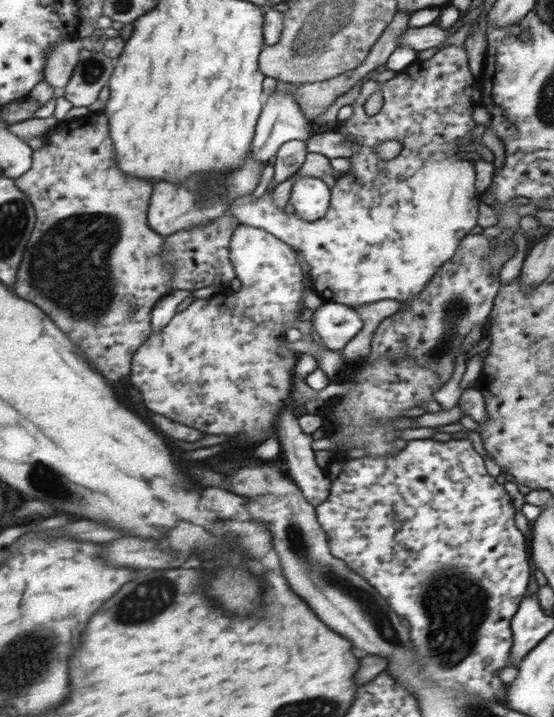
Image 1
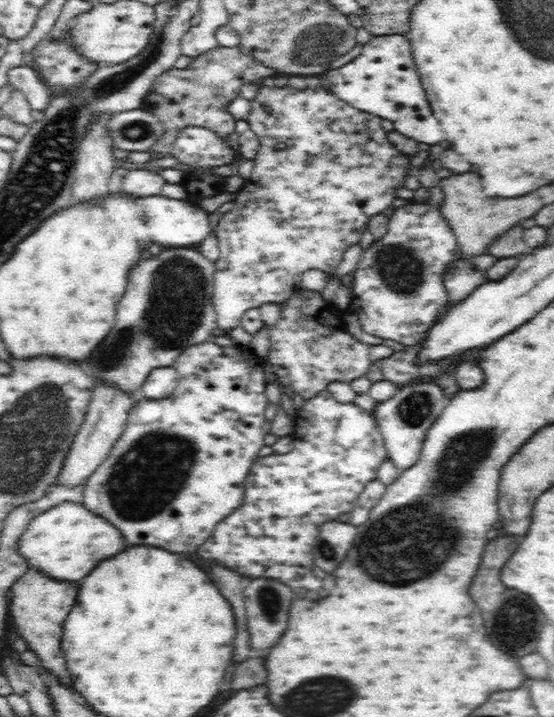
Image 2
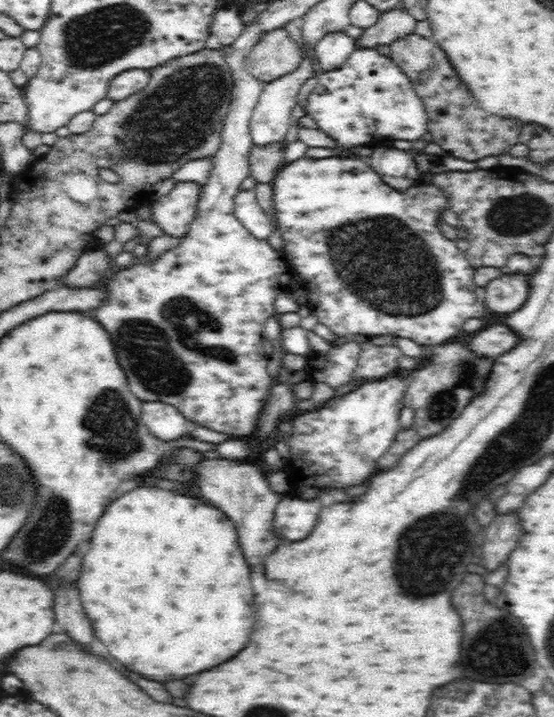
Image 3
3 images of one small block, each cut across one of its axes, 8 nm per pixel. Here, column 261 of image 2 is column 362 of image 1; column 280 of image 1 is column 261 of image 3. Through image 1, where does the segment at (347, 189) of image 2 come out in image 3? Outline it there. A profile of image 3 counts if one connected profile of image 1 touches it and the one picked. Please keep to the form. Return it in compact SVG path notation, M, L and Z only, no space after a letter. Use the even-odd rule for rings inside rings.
M239 190L234 196L234 214L244 228L258 240L268 240L272 226L254 190Z

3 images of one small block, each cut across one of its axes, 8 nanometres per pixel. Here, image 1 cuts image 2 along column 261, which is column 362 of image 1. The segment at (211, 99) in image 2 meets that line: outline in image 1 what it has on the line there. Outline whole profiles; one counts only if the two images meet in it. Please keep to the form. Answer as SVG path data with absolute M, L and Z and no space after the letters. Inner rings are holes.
M404 10L394 17L393 24L382 34L380 40L373 46L372 52L370 52L369 56L366 57L366 60L362 62L362 65L358 66L358 68L343 72L326 81L314 82L314 86L312 86L312 84L297 84L295 86L295 92L292 96L296 100L300 111L304 114L304 119L308 123L313 124L318 116L322 116L322 114L334 104L334 100L336 100L338 96L344 95L344 92L348 93L348 90L358 85L368 72L376 70L376 68L382 66L382 64L388 64L390 54L394 52L399 42L401 42L402 33L406 33L406 29L410 28L410 14L410 12ZM312 106L314 106L314 110L312 110Z

